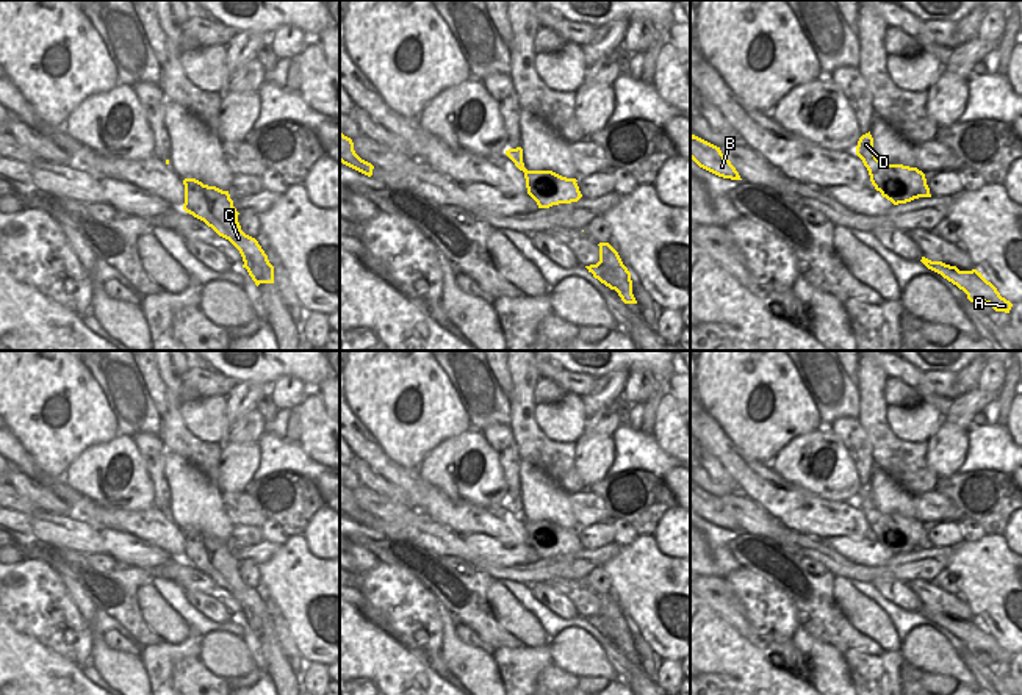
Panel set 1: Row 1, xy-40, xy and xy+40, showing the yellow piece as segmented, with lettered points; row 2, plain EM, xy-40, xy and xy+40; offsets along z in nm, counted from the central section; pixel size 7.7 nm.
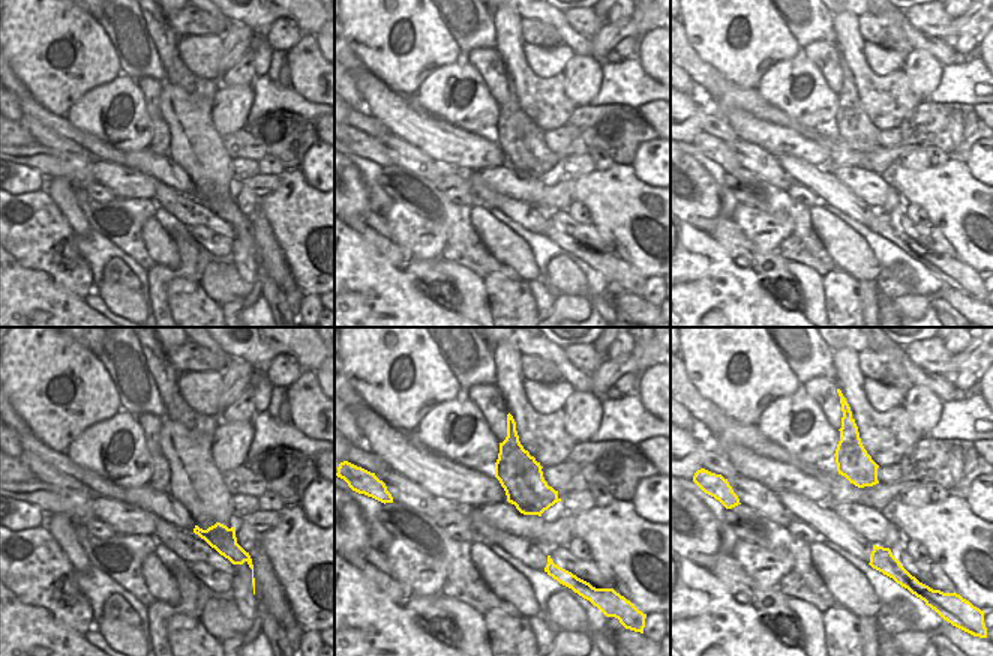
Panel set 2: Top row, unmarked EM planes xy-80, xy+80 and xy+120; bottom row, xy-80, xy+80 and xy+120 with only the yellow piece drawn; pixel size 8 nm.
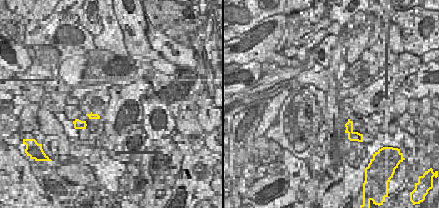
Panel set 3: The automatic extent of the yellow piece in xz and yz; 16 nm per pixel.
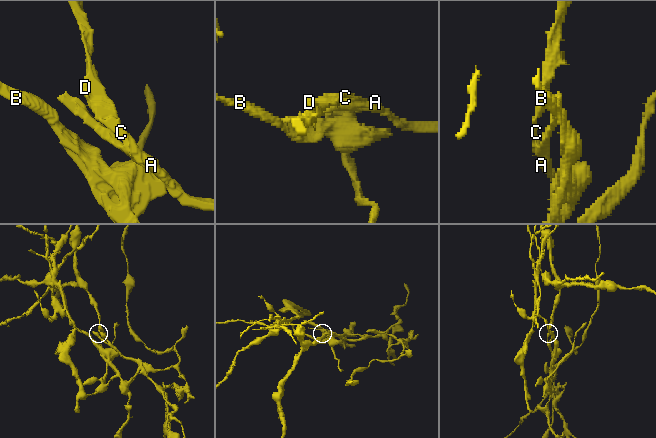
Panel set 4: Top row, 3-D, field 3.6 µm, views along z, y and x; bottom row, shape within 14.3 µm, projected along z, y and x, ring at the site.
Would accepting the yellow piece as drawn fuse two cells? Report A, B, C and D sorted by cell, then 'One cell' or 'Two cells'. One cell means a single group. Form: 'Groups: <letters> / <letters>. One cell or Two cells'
Groups: A B / C D. Two cells

